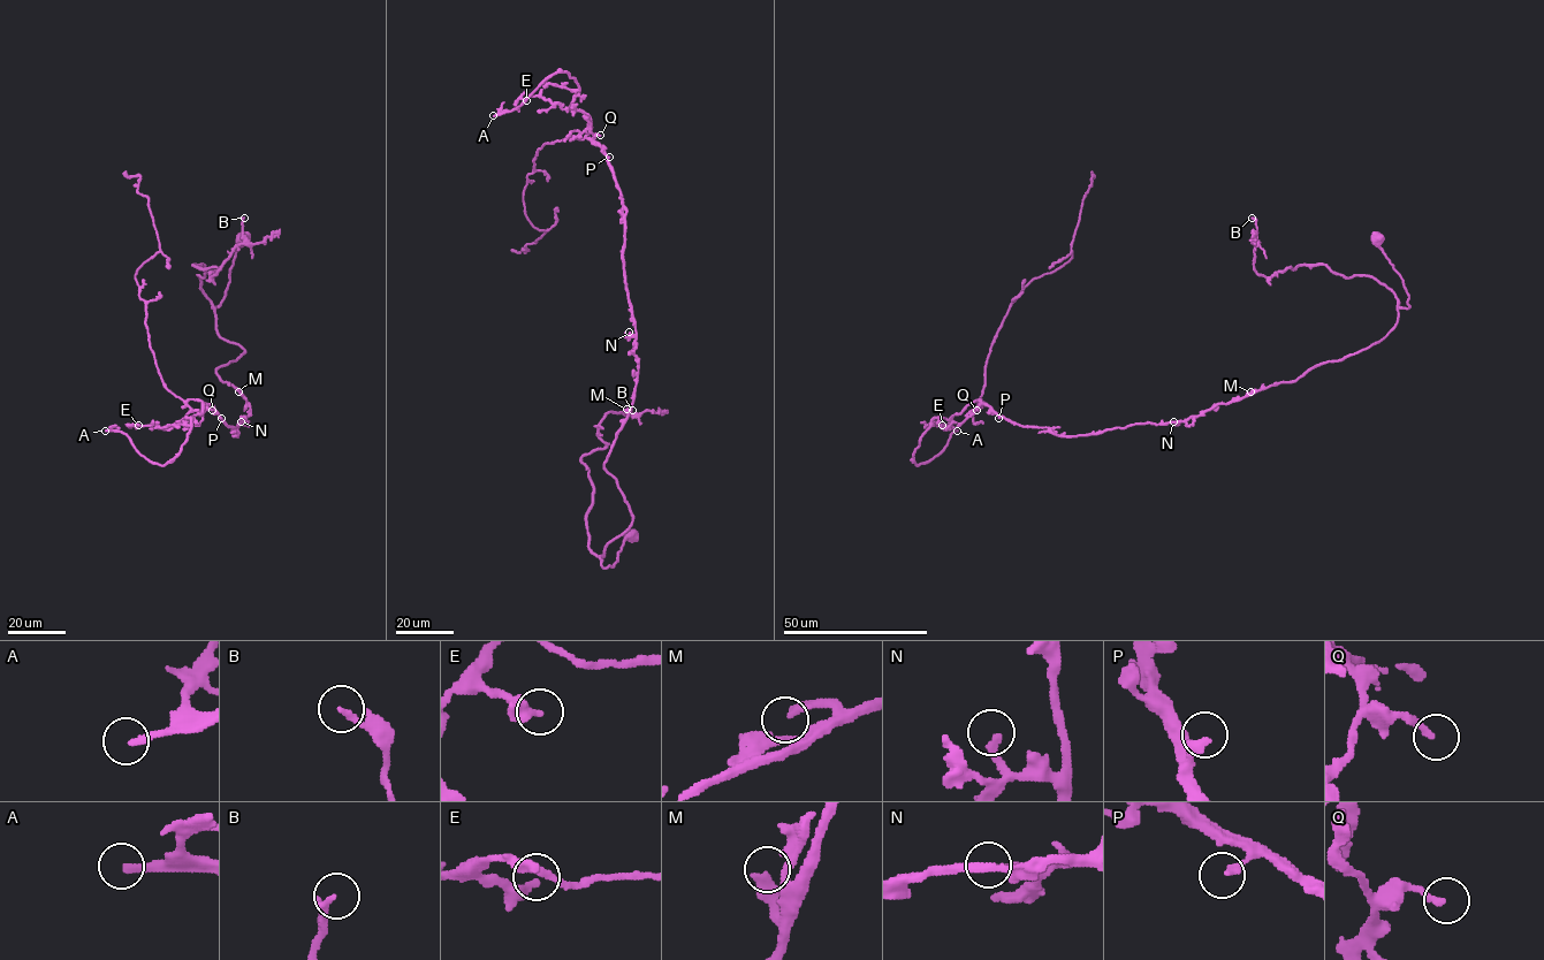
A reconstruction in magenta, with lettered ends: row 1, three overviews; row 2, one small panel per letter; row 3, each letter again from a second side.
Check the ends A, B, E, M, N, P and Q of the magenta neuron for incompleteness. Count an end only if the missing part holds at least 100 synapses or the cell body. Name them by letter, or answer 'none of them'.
A

